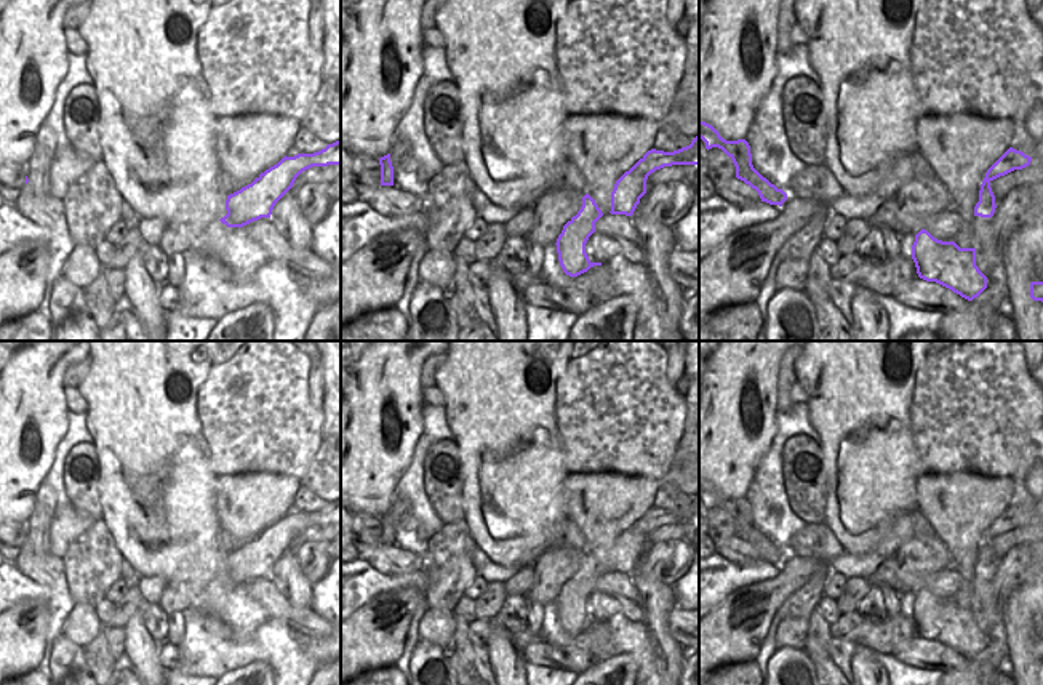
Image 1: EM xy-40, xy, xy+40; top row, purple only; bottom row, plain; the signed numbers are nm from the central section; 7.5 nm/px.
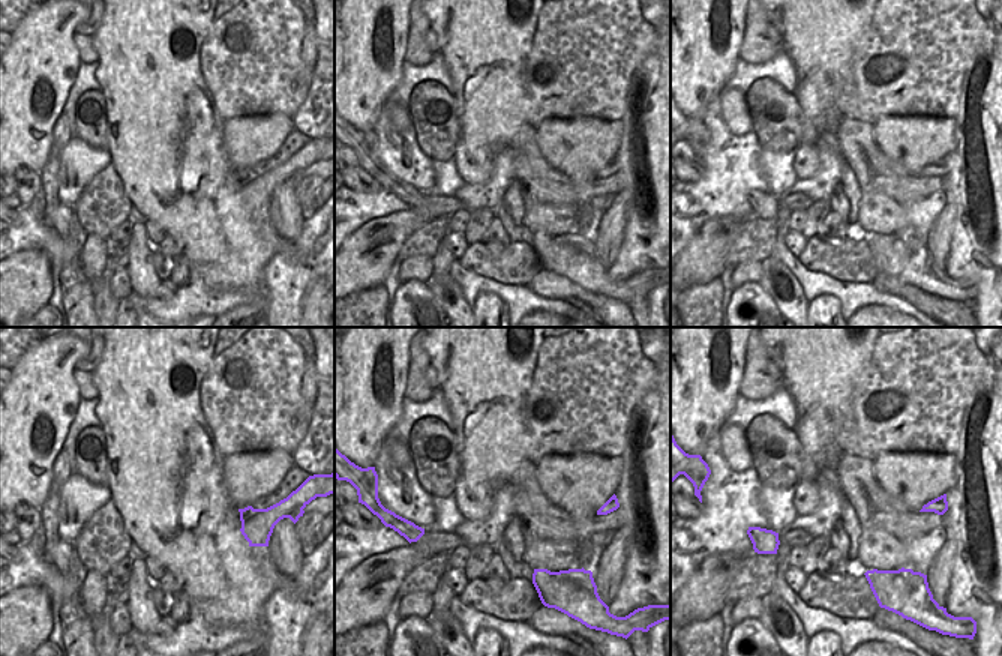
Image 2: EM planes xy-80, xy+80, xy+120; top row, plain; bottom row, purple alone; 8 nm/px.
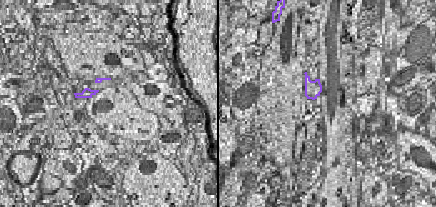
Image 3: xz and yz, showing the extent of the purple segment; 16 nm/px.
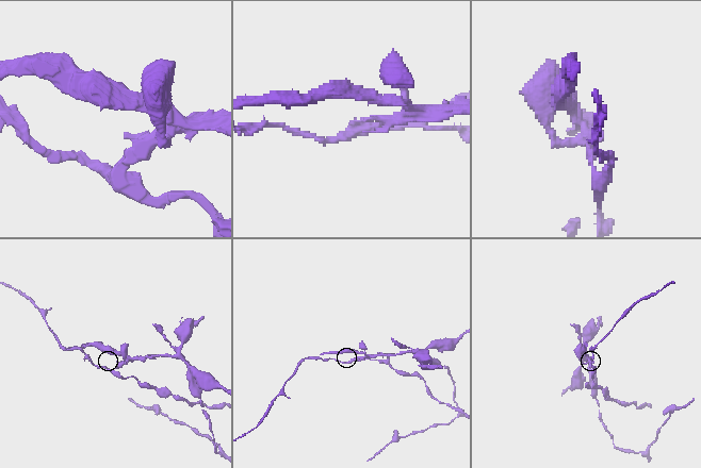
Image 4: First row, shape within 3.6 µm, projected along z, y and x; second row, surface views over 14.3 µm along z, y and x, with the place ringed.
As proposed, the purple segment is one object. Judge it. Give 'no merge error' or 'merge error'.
merge error

